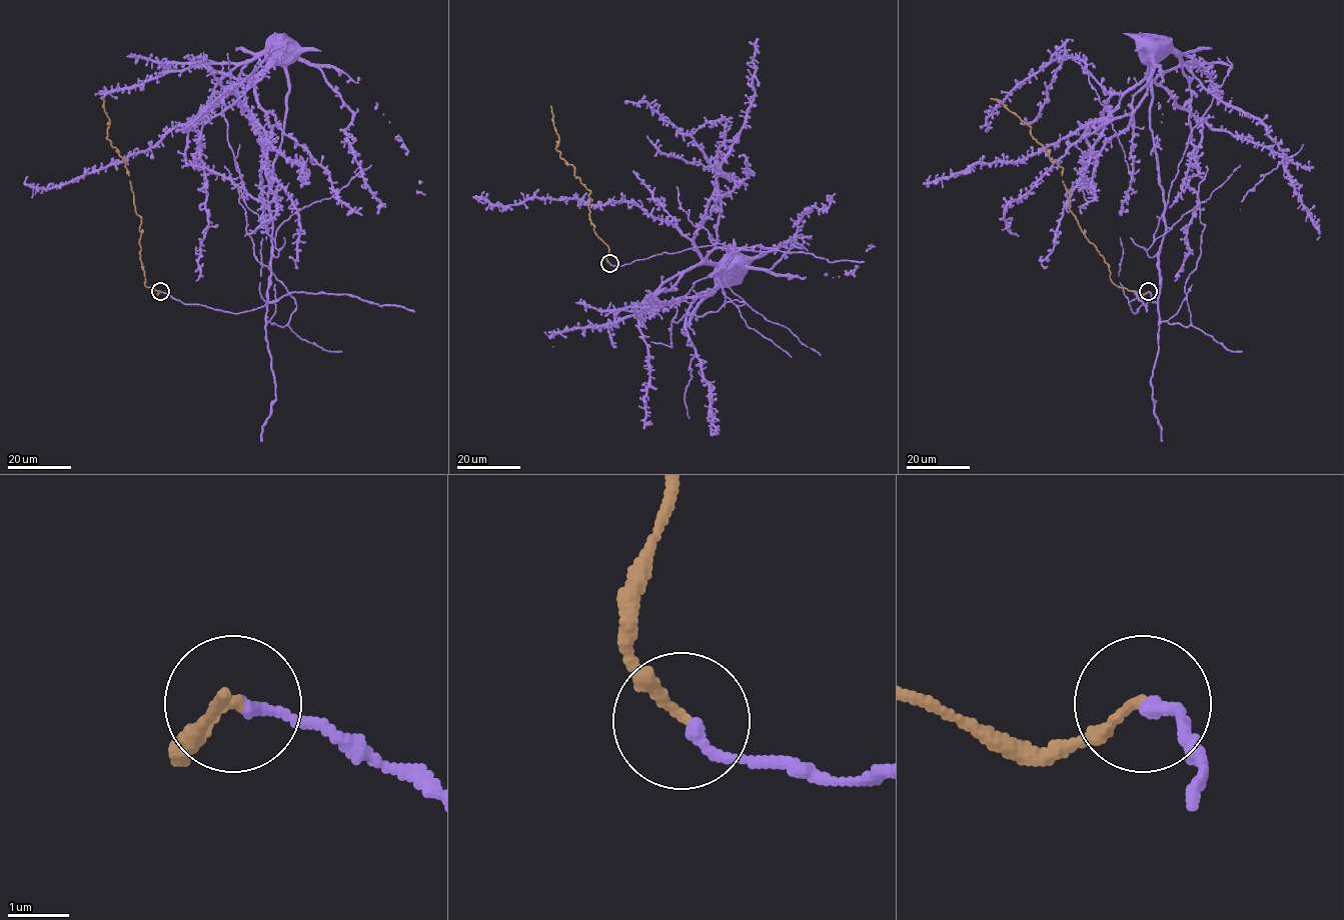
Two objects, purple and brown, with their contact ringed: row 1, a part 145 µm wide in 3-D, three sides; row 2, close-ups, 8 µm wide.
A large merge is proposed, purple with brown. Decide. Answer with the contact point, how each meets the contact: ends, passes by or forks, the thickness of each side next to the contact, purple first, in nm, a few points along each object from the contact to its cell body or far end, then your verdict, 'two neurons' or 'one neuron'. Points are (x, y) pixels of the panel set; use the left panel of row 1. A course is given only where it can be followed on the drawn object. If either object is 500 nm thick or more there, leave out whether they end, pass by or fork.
(160, 291) | purple ends | brown ends | 200/170 nm | purple via (160, 292), (184, 304), (236, 313), (281, 297), (268, 302), (272, 228), (267, 191), (284, 127), (286, 48) | brown via (160, 292), (144, 283), (139, 253), (141, 218), (125, 161), (107, 138), (110, 122), (101, 98) | one neuron

